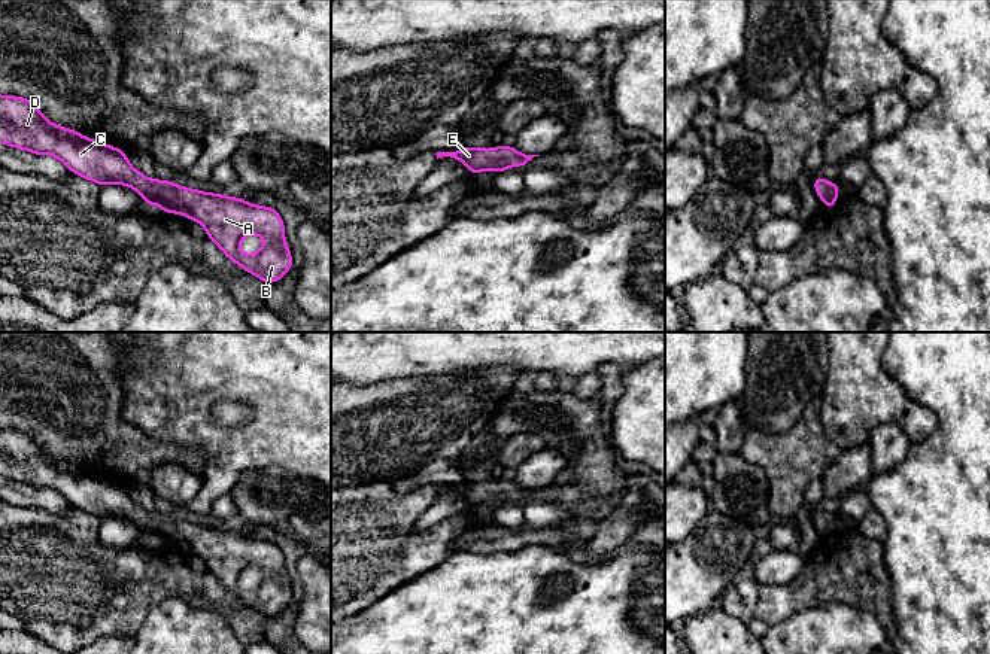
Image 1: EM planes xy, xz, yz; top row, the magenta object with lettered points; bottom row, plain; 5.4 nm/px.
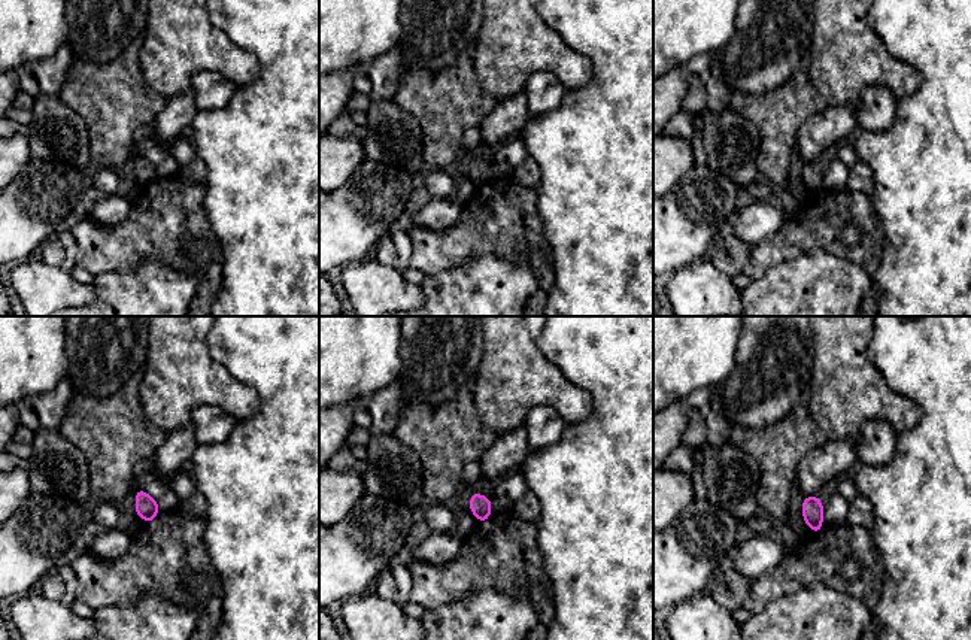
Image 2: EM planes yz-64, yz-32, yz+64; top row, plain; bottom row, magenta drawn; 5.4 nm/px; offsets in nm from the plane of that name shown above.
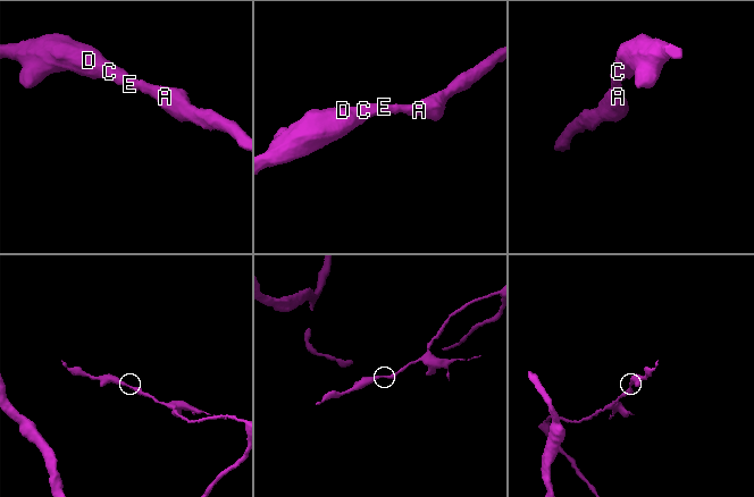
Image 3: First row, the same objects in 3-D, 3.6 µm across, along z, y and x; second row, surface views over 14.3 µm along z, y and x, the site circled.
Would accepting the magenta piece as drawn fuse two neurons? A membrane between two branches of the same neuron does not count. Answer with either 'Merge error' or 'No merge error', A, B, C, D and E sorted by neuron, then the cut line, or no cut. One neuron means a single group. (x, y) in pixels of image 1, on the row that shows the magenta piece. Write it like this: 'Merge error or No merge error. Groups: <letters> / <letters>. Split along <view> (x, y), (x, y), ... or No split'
No merge error. Groups: A B C D E. No split

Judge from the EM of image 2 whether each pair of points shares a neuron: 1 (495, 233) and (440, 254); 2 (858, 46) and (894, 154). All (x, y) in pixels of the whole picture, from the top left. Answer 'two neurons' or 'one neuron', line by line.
1: one neuron
2: two neurons

